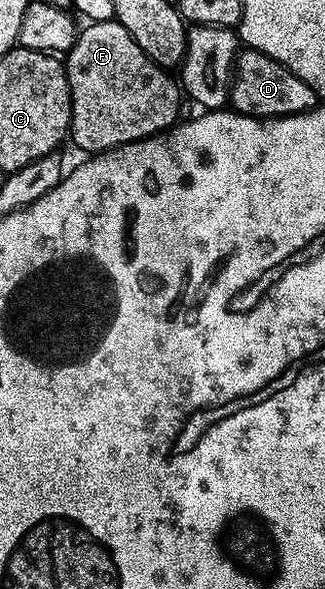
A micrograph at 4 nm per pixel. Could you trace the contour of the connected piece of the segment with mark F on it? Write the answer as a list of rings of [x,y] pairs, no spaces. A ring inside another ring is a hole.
[[[95,20],[85,26],[64,56],[70,87],[69,139],[86,152],[82,154],[97,154],[171,127],[179,119],[180,88],[175,77],[154,64],[117,20]]]

